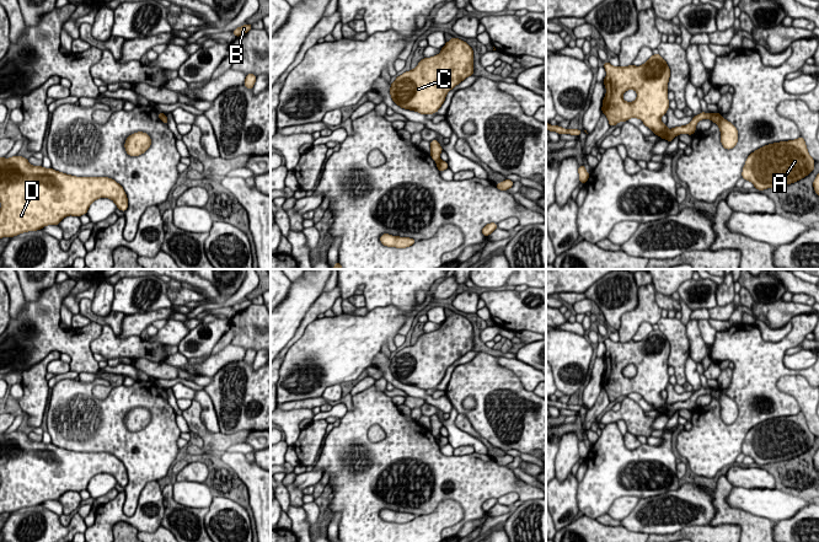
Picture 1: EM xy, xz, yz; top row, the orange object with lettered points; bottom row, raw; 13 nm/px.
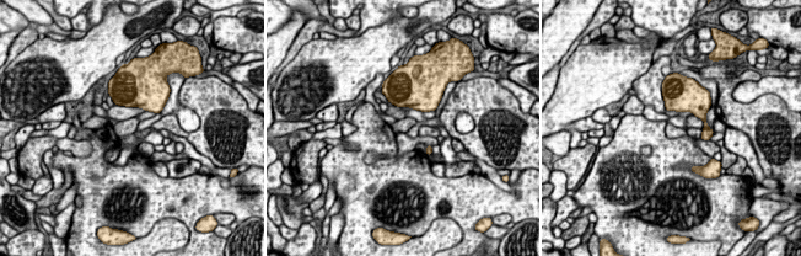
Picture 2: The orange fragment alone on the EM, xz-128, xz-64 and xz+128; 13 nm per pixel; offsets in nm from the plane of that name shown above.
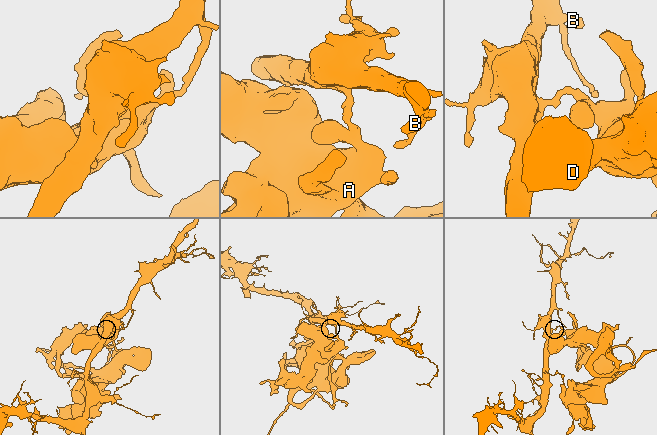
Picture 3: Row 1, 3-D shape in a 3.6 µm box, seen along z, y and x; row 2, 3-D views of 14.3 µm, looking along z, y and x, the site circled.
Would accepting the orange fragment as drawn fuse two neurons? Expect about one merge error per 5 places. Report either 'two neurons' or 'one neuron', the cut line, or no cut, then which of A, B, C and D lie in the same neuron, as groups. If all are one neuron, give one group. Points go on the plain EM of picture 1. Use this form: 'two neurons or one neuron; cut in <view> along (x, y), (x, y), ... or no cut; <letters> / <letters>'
two neurons; cut in yz along (713, 388), (710, 393); A D / B C

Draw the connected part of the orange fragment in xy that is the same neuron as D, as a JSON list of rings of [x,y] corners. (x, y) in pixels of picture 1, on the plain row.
[[[22,431],[0,433],[0,514],[59,500],[69,490],[81,492],[92,477],[112,474],[122,487],[128,484],[123,462],[108,452],[76,452],[43,441],[33,441]]]

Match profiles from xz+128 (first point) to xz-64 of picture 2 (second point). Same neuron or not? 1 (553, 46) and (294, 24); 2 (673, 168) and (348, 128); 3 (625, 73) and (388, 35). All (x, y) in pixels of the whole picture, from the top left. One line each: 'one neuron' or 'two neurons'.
1: one neuron
2: two neurons
3: one neuron

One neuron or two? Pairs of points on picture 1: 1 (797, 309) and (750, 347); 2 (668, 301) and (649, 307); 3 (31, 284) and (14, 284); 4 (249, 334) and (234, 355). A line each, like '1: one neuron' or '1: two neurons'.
1: two neurons
2: two neurons
3: two neurons
4: two neurons

